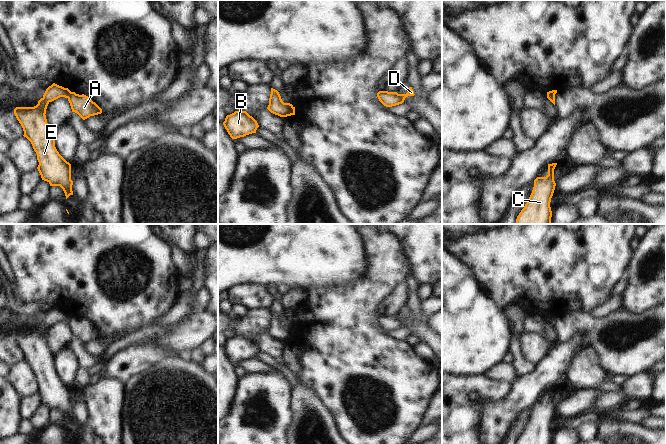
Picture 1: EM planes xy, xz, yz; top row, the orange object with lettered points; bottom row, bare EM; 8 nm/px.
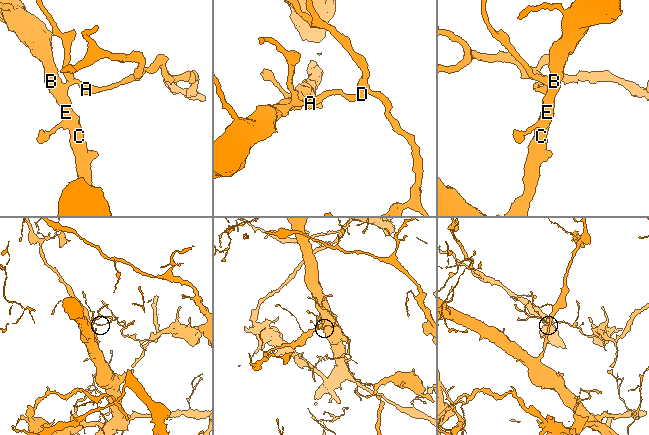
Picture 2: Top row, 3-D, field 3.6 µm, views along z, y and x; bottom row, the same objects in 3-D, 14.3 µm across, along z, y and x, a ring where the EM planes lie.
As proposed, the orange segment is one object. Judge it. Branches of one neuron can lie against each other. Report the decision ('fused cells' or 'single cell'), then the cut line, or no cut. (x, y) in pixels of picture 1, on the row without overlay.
fused cells; cut in xy along (70, 315), (67, 321)

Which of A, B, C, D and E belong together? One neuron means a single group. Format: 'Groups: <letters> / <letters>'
Groups: A D / B C E

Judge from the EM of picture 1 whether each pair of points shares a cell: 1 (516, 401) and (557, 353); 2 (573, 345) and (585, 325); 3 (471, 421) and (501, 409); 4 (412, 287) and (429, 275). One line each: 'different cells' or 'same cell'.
1: same cell
2: different cells
3: different cells
4: different cells

